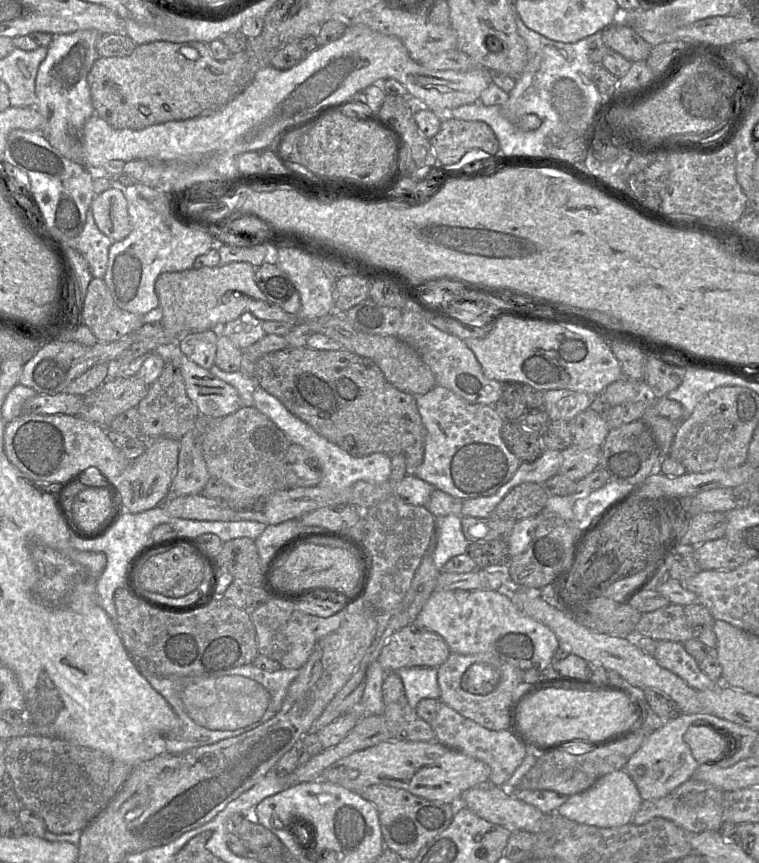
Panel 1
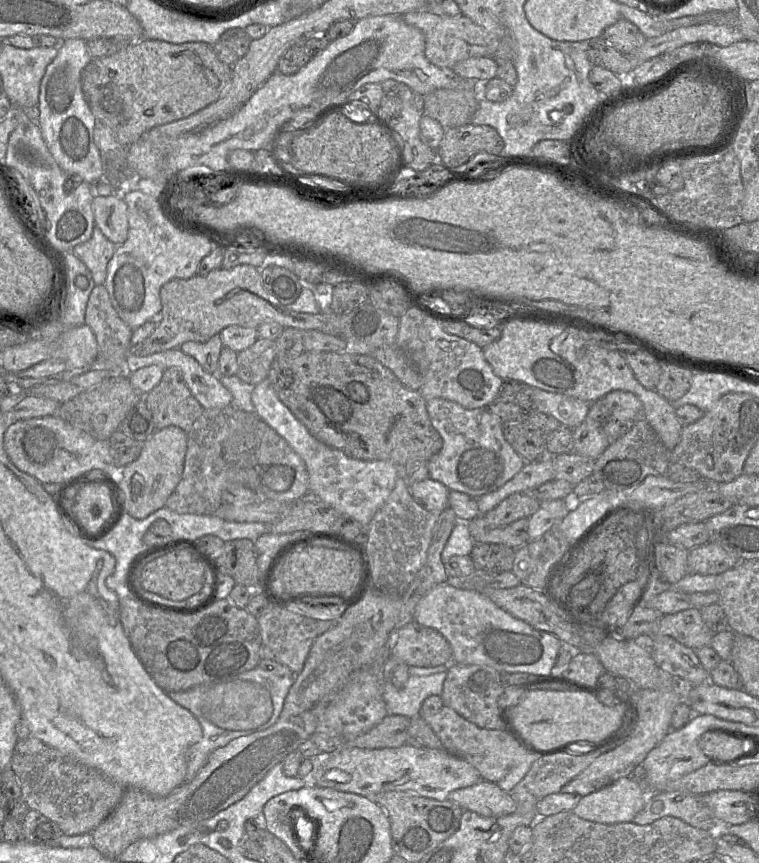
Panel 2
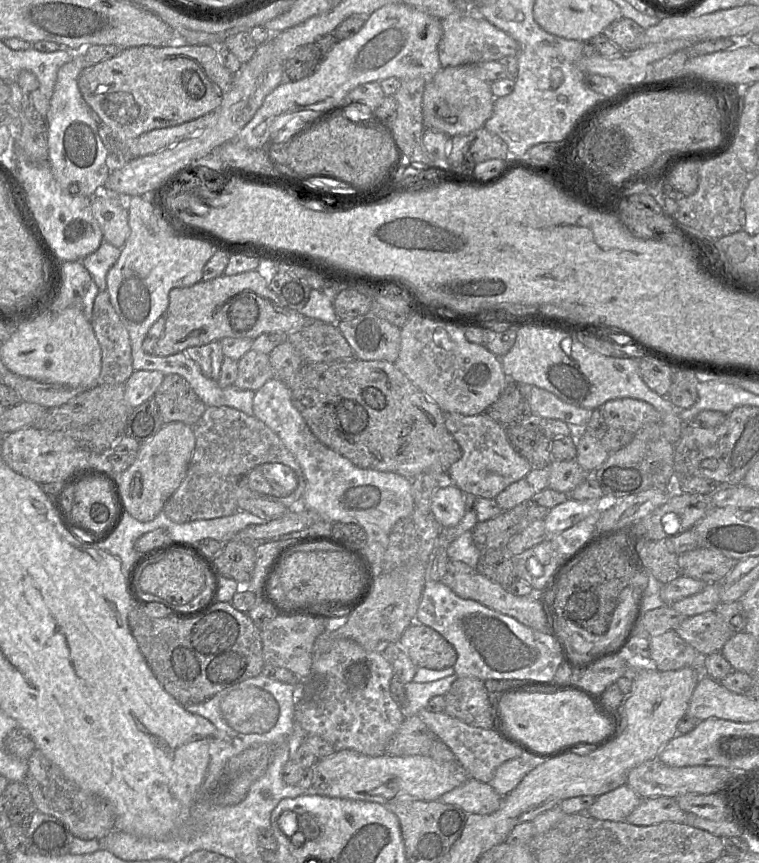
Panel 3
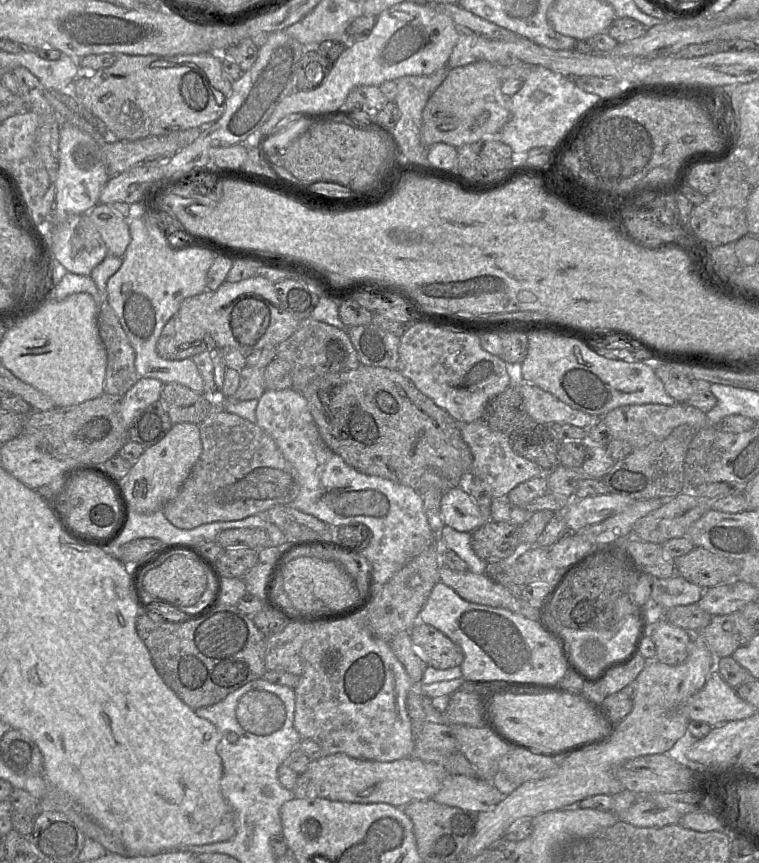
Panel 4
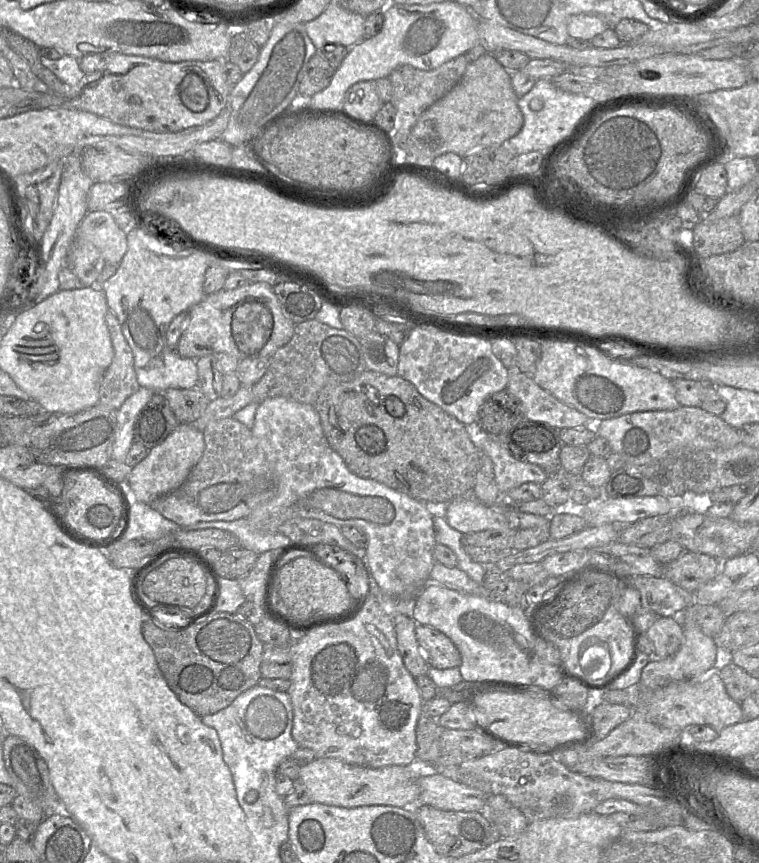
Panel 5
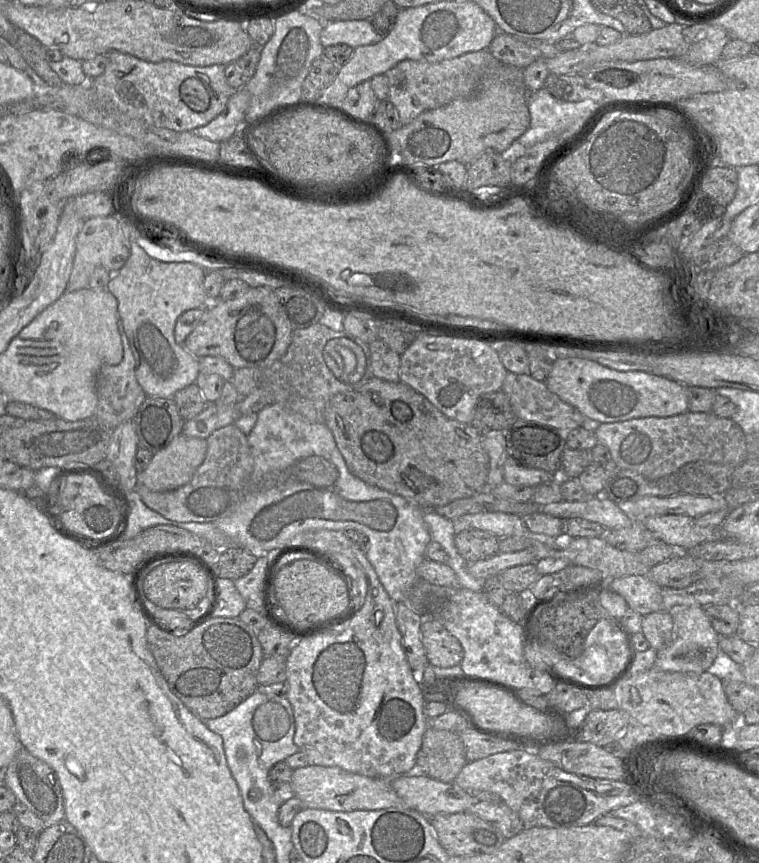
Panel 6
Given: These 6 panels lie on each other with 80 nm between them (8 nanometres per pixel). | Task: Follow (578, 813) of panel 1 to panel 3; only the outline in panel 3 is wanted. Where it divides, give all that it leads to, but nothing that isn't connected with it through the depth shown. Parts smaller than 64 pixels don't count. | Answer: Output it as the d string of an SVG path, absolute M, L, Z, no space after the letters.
M624 784L598 796L585 813L598 820L622 822L639 805L641 799Z

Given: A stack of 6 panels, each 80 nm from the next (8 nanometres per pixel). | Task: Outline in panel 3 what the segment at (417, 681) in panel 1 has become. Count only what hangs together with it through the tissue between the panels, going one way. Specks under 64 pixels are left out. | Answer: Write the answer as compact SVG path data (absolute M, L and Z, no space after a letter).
M451 676L425 683L410 682L405 684L405 705L402 707L404 717L416 716L426 708L428 701L435 696L445 696L458 677Z

